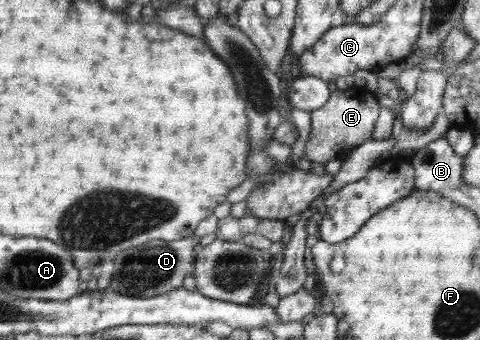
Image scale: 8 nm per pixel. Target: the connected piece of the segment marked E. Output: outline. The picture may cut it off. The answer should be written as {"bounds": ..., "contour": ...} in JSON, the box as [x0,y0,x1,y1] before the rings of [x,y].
{"bounds":[305,84,380,166],"contour":[[[356,84],[347,90],[332,92],[328,102],[311,110],[311,131],[305,144],[306,158],[310,162],[318,162],[323,166],[332,159],[342,158],[350,148],[364,144],[372,138],[376,121],[379,117],[380,105],[378,95]]]}

